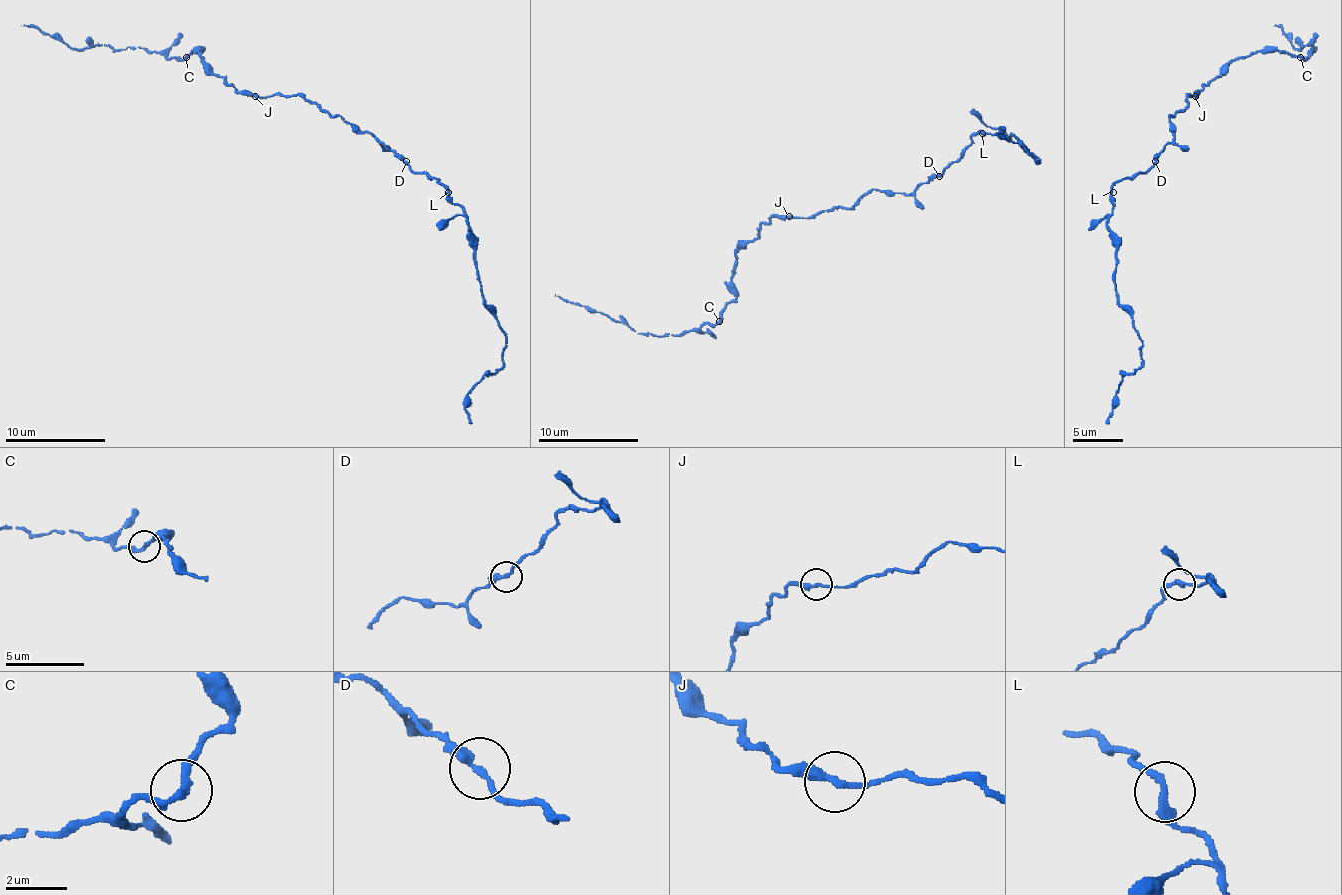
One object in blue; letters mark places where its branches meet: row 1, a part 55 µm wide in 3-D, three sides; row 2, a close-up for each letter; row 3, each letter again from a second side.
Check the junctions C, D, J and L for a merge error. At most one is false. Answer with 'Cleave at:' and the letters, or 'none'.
Cleave at: none

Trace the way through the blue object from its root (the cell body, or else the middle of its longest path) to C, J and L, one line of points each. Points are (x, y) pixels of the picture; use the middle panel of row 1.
C: (874, 188), (849, 208), (806, 218), (774, 216), (764, 224), (736, 254), (734, 299), (719, 321)
J: (874, 188), (866, 191), (849, 208), (826, 208), (806, 218), (789, 216)
L: (874, 188), (884, 193), (912, 193), (949, 166), (974, 136), (982, 133)

